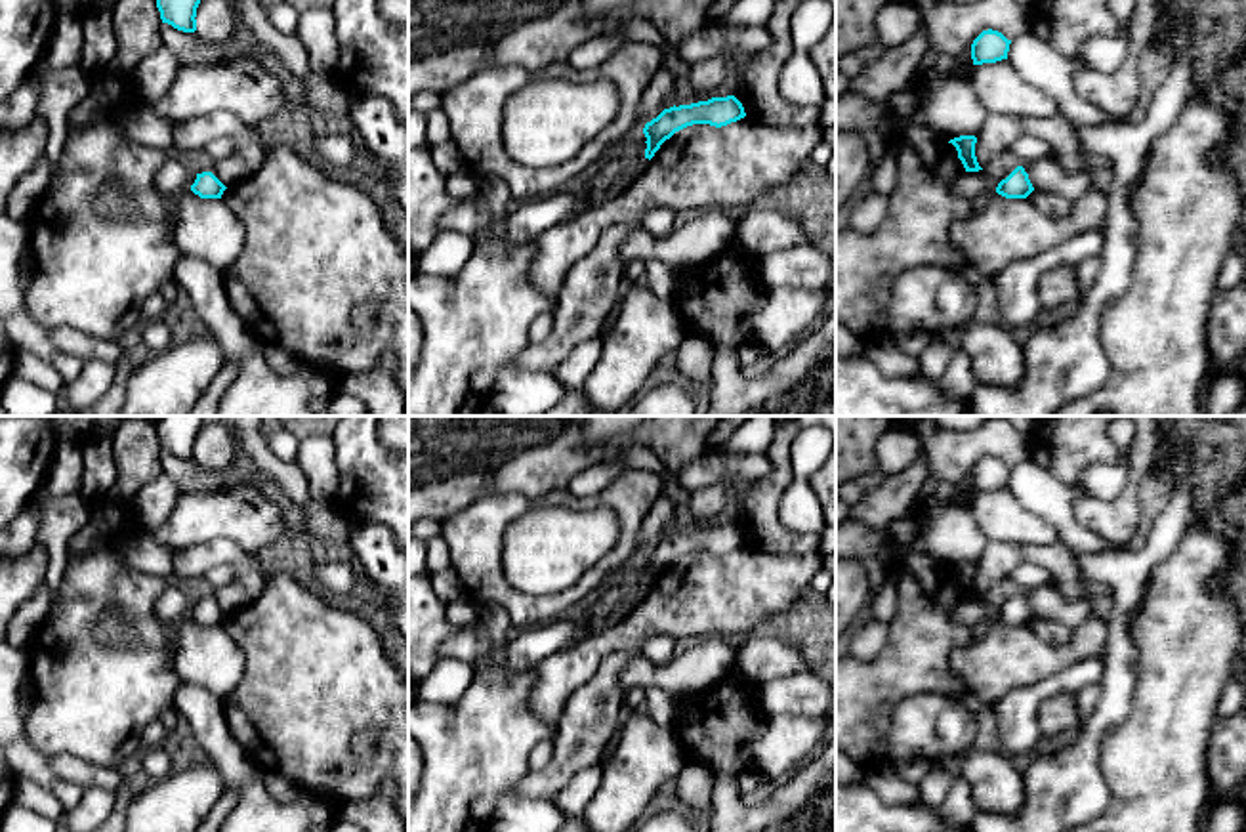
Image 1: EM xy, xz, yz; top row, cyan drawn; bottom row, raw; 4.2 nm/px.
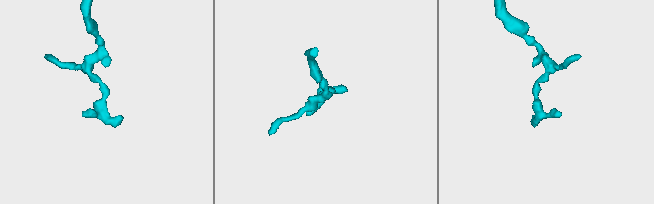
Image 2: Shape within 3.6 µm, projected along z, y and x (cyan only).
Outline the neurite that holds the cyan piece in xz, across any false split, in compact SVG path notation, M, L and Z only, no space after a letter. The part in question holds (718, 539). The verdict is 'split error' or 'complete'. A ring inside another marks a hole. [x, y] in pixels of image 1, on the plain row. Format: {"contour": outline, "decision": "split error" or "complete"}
{"contour": "M735 523L664 536L643 555L647 565L645 586L651 588L666 567L687 553L710 551L721 555L744 544L744 534Z", "decision": "complete"}

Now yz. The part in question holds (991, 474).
{"contour": "M983 458L971 471L973 492L1007 487L1011 468L998 458Z", "decision": "complete"}

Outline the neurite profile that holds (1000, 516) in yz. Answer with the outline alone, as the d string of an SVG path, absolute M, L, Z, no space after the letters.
M1007 487L975 492L969 511L988 540L1009 544L1053 544L1059 540L1057 529L1028 511Z

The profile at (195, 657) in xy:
M185 618L170 626L174 672L181 685L197 685L225 700L244 676L244 656L221 626Z

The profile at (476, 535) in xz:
M628 469L601 492L576 498L571 490L551 490L540 498L523 494L487 496L443 521L441 536L450 548L456 569L471 601L494 601L504 607L517 628L532 628L565 614L574 614L601 590L605 578L635 561L641 525L662 494L660 473ZM542 508L611 510L620 523L613 550L592 565L571 588L530 595L519 592L504 574L502 548L506 529L523 513Z

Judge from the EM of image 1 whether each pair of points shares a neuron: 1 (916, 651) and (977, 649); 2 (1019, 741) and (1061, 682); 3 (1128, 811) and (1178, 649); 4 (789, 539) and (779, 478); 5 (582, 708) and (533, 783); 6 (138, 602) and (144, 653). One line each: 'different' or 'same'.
1: different
2: same
3: same
4: same
5: same
6: same

